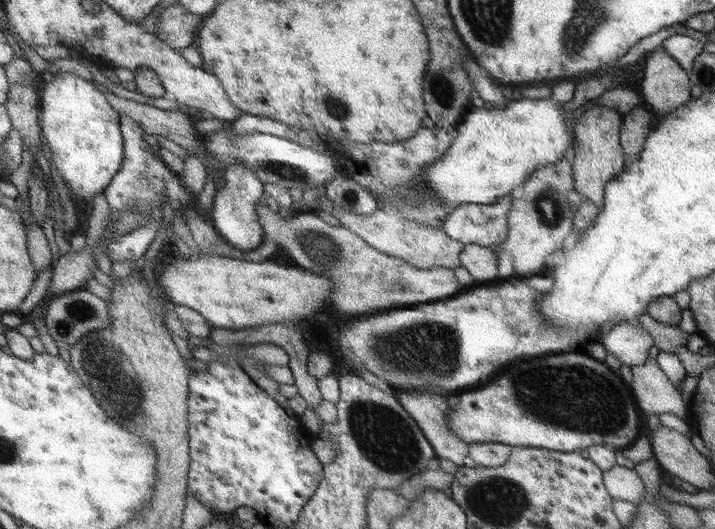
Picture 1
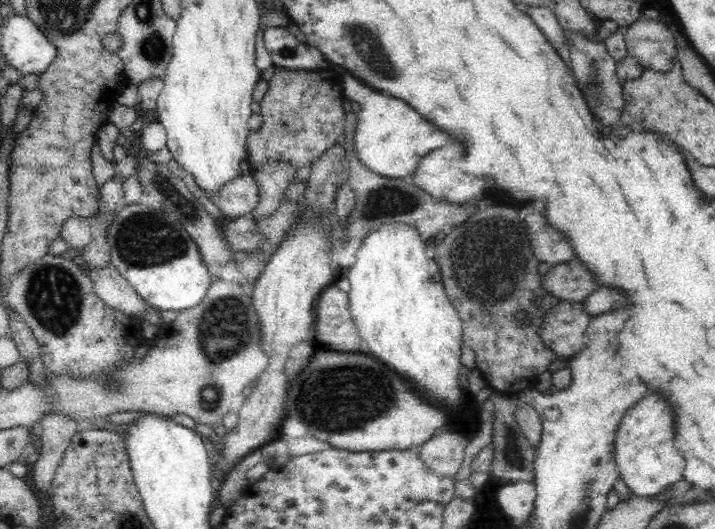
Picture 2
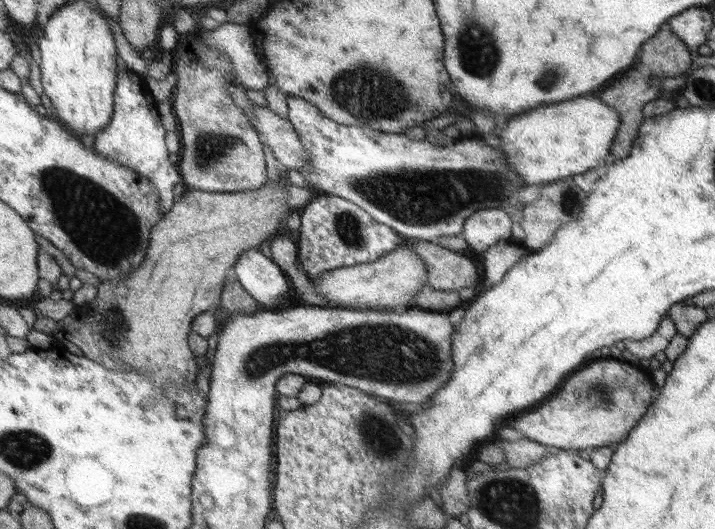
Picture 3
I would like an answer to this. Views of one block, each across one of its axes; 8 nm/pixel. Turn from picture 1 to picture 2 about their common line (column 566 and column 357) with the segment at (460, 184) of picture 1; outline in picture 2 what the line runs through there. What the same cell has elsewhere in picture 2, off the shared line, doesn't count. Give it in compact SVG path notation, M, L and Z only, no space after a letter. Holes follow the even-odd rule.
M344 71L341 81L344 96L354 103L358 113L354 150L364 166L373 173L403 179L416 170L423 156L448 144L451 137L447 132L440 130L403 100L373 92L350 72Z

